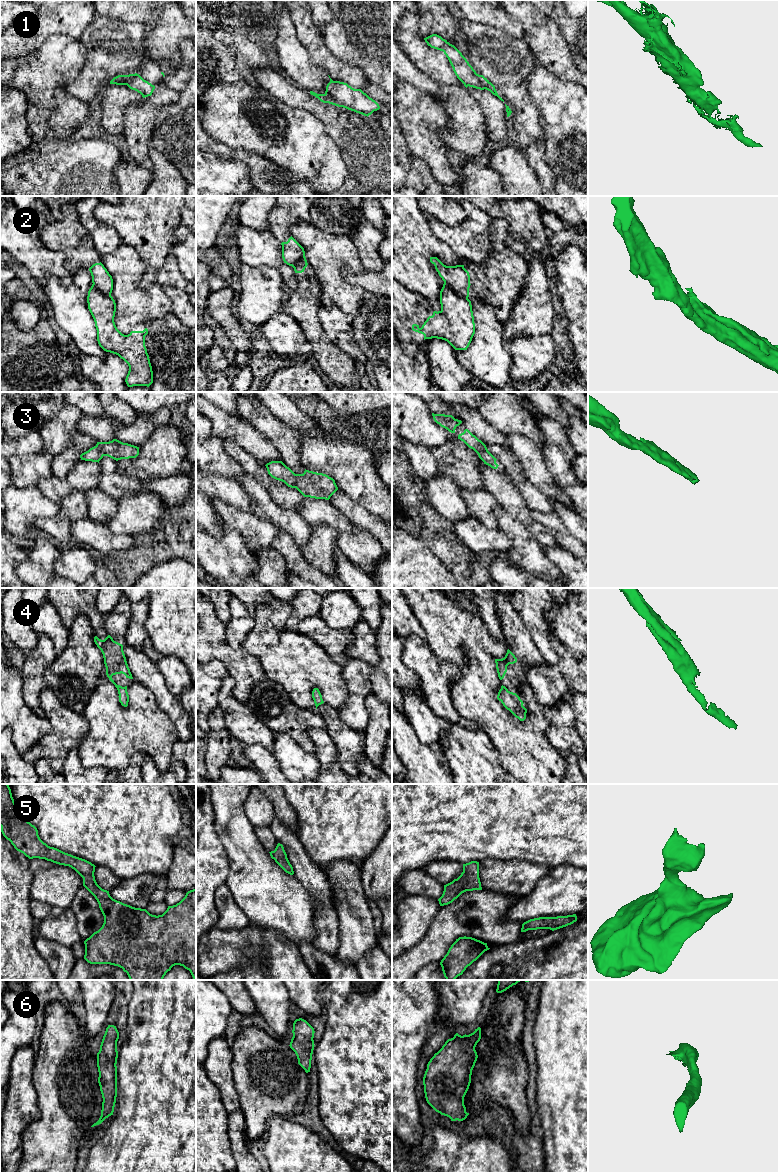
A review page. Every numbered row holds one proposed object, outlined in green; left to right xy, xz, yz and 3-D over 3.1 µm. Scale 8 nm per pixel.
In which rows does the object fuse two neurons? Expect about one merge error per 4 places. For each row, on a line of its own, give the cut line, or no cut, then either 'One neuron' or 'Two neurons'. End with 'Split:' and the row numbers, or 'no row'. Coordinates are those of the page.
1: No split. One neuron
2: Split along yz (444, 281), (458, 294), (467, 299). Two neurons
3: No split. One neuron
4: No split. One neuron
5: No split. One neuron
6: No split. One neuron
Split: 2

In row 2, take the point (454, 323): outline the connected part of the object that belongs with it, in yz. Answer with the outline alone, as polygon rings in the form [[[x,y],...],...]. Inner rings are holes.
[[[444,282],[440,291],[441,310],[434,311],[422,327],[413,324],[412,330],[424,335],[425,339],[442,339],[447,341],[455,350],[467,350],[475,334],[475,323],[471,301],[458,295],[448,284]]]

